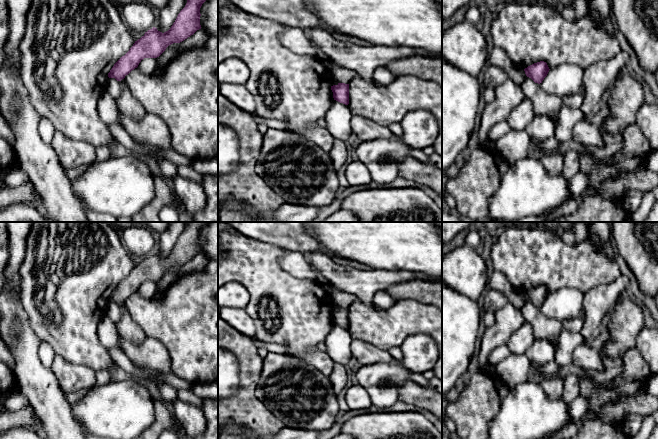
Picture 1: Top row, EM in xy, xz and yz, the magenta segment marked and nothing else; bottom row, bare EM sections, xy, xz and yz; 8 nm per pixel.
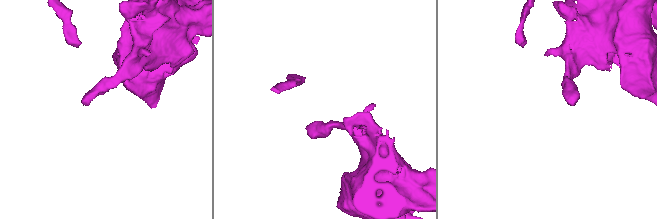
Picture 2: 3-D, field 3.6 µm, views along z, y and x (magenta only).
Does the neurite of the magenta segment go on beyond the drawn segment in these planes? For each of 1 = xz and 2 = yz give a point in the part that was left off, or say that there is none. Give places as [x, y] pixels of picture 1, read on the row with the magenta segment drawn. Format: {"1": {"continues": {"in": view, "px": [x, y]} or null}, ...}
{"1": {"continues": null}, "2": {"continues": null}}

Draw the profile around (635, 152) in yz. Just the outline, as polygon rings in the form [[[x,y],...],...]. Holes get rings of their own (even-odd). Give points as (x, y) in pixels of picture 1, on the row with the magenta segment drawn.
[[[635,123],[629,125],[623,137],[623,148],[609,158],[594,158],[583,151],[579,153],[580,171],[589,175],[587,188],[598,191],[605,180],[645,165],[651,145],[639,127]]]

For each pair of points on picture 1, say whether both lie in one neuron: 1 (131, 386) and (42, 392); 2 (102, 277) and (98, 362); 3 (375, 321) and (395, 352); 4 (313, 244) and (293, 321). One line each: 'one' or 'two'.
1: two
2: one
3: two
4: two

